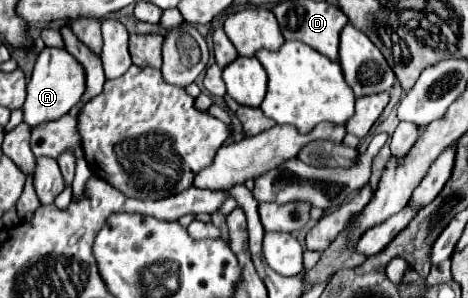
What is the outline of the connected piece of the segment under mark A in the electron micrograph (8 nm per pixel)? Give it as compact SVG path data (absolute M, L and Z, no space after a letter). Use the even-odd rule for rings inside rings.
M45 47L35 63L31 81L27 83L27 99L23 103L23 123L27 123L31 129L39 127L41 123L55 121L69 113L71 107L75 107L81 101L81 95L85 91L85 77L83 67L75 61L67 49L55 49Z

